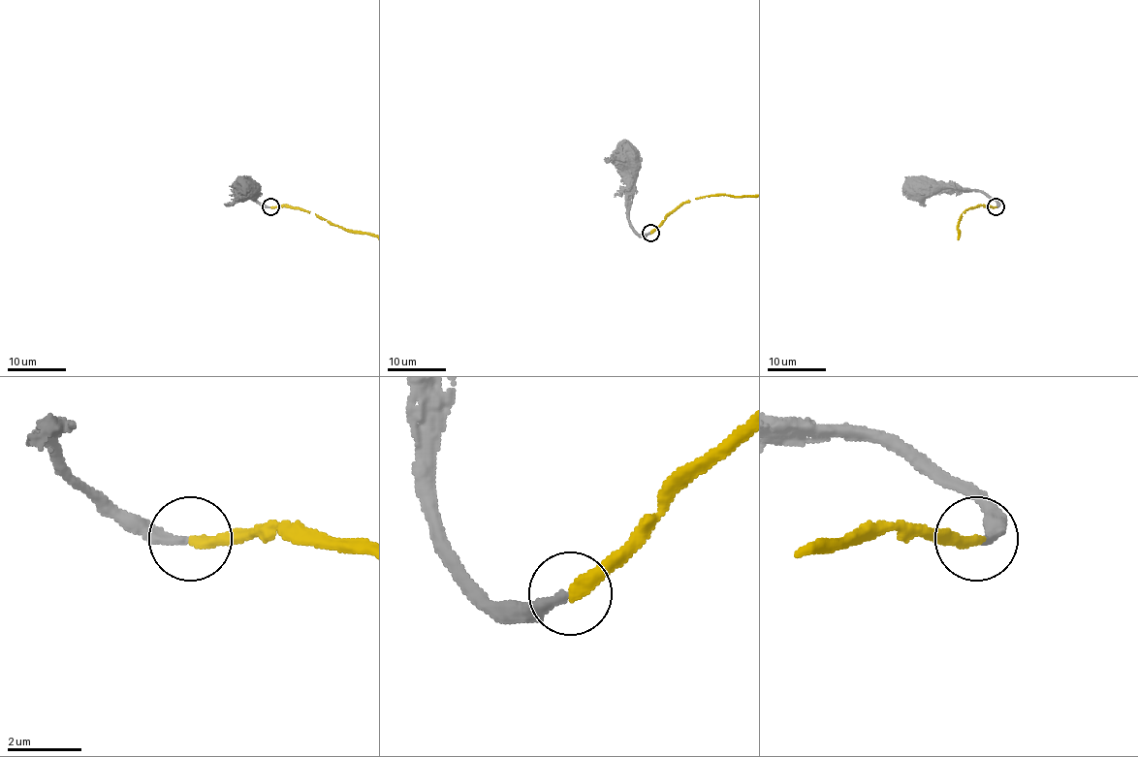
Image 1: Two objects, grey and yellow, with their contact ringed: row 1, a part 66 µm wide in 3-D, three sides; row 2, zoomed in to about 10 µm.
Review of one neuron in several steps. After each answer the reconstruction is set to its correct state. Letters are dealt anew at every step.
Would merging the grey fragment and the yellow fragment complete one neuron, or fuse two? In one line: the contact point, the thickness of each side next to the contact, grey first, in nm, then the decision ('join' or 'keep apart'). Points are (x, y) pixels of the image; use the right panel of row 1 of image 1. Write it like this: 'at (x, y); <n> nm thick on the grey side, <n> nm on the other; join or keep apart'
at (995, 206); 240 nm thick on the grey side, 360 nm on the other; join

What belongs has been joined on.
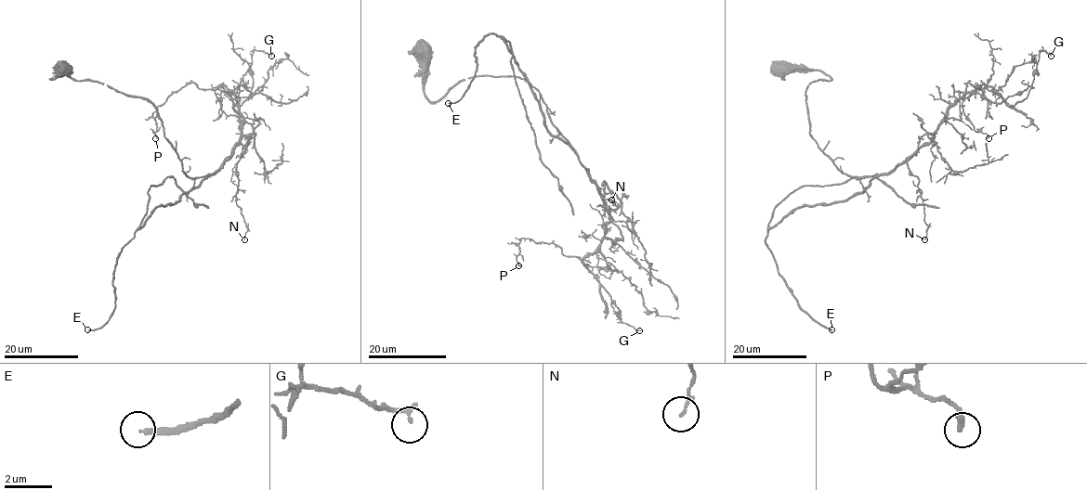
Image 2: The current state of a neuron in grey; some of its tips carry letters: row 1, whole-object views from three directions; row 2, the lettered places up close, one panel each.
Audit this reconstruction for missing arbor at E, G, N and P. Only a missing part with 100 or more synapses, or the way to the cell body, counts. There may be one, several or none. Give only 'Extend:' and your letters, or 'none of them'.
Extend: E

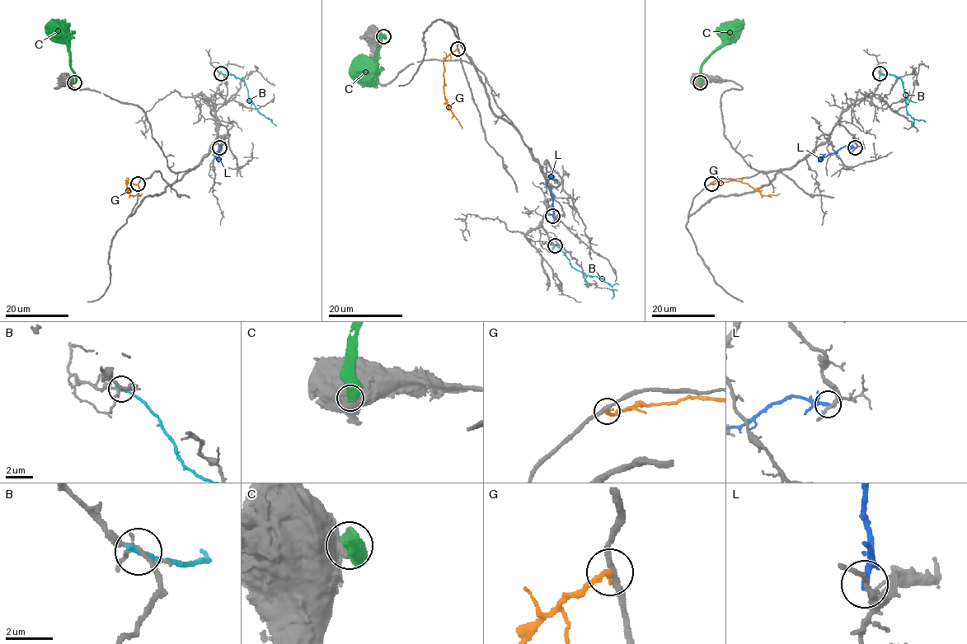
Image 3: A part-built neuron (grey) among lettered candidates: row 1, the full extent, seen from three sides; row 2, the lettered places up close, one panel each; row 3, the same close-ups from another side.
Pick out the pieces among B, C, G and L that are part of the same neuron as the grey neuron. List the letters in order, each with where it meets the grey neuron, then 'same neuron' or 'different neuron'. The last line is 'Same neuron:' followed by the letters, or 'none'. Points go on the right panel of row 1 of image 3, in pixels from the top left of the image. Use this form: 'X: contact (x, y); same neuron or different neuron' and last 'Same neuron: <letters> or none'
B: contact (880, 73); different neuron
C: contact (700, 82); different neuron
G: contact (711, 184); different neuron
L: contact (855, 147); different neuron
Same neuron: none

